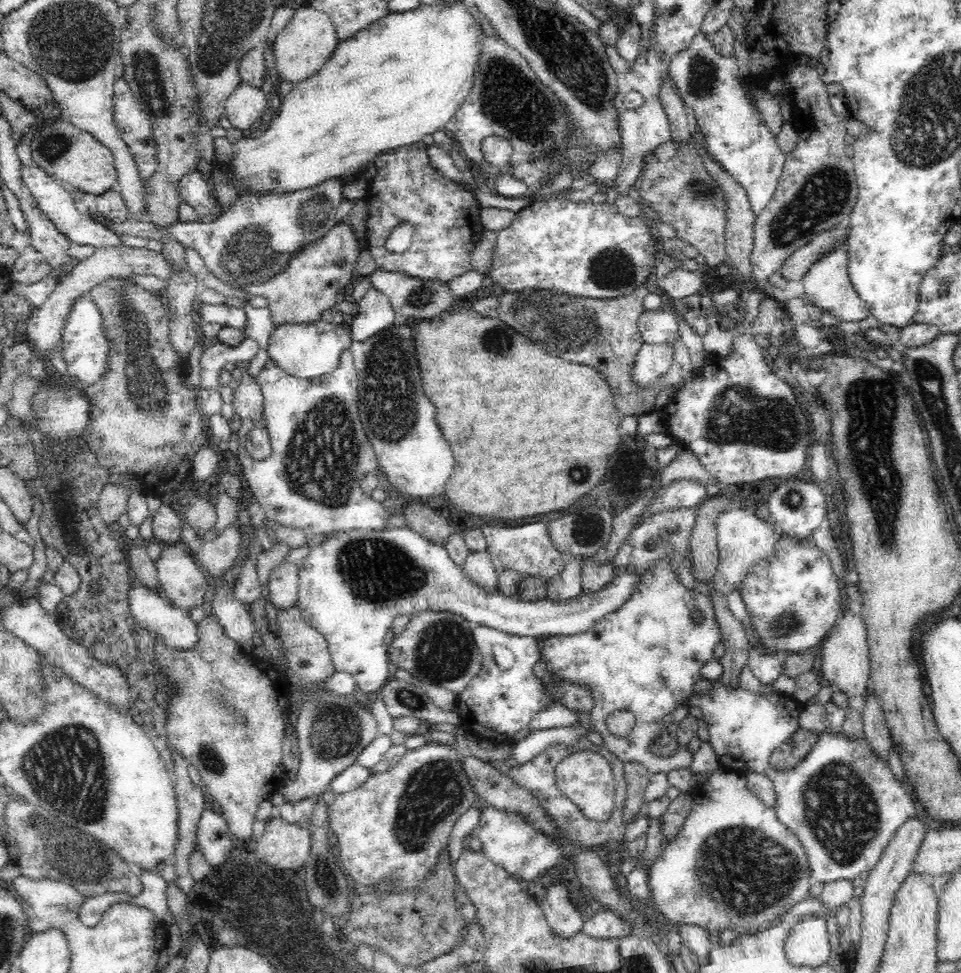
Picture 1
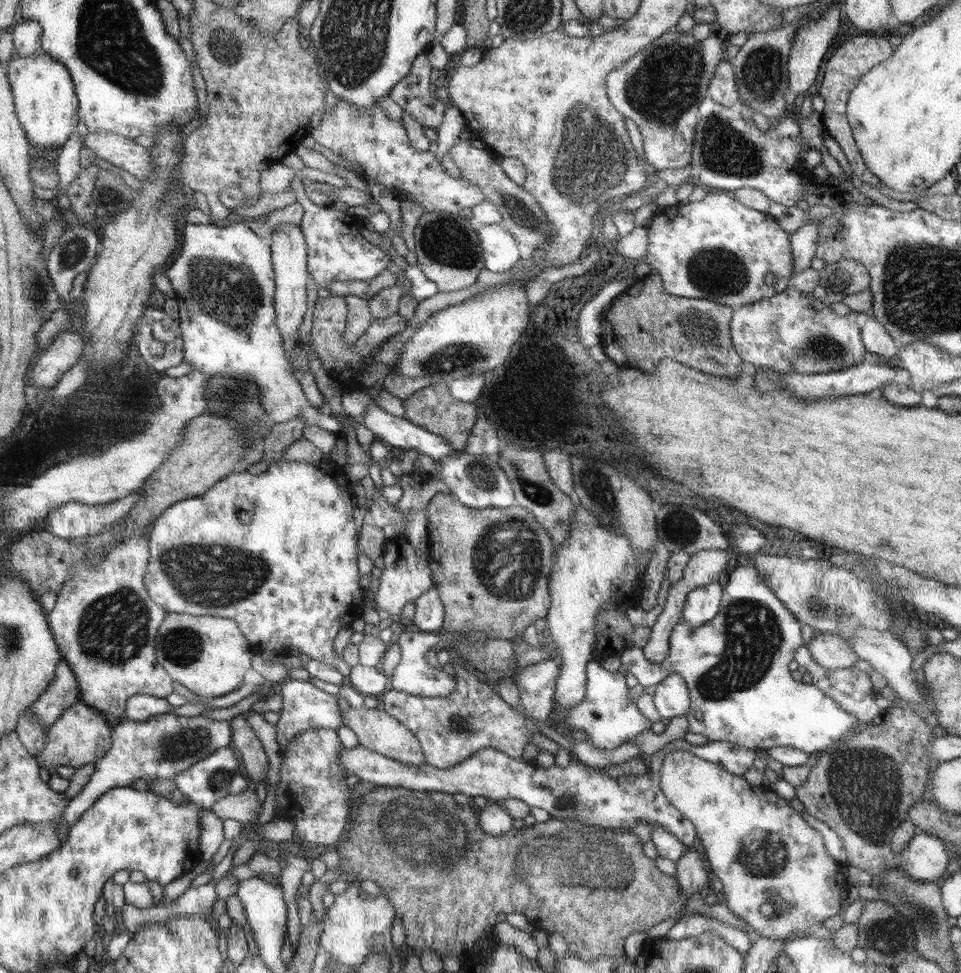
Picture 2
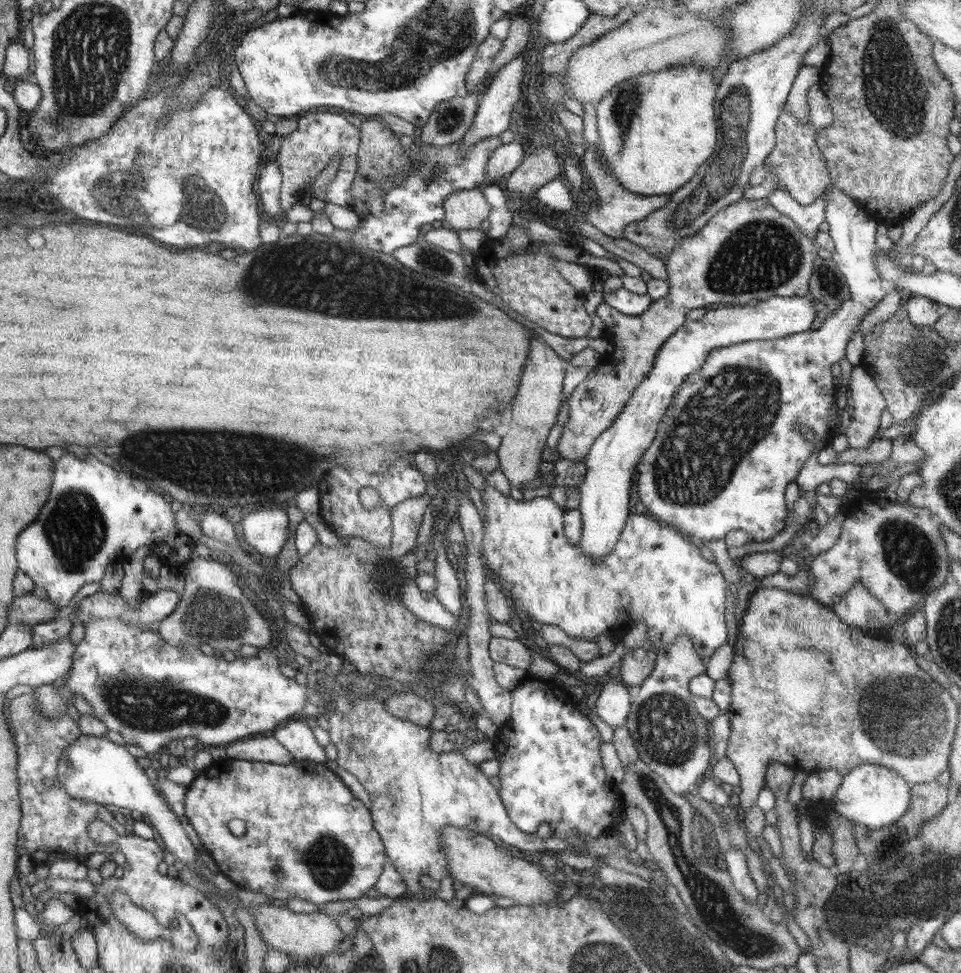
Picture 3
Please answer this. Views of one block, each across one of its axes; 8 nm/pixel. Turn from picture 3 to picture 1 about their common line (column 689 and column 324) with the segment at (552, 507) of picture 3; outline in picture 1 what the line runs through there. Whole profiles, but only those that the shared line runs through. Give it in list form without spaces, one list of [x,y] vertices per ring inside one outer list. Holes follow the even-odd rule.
[[[408,528],[394,530],[348,530],[332,534],[328,540],[314,544],[310,554],[298,565],[297,608],[305,625],[314,628],[325,637],[336,672],[348,672],[358,684],[358,694],[364,698],[376,695],[390,679],[388,648],[384,638],[398,615],[411,615],[416,611],[448,611],[468,620],[472,626],[488,626],[516,636],[564,636],[582,634],[590,630],[605,614],[615,611],[640,582],[640,571],[629,568],[612,578],[612,582],[598,592],[580,592],[574,600],[554,602],[548,598],[539,601],[520,601],[500,592],[486,592],[484,587],[472,582],[463,568],[453,562],[445,546],[433,543]]]

